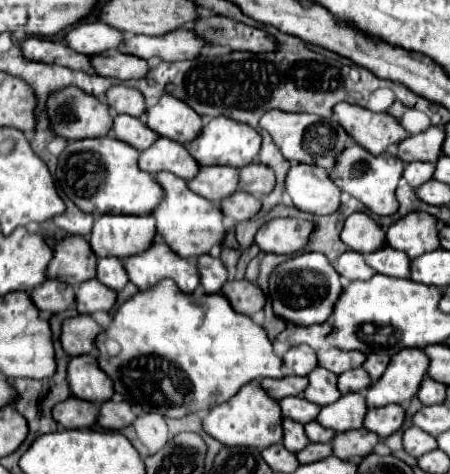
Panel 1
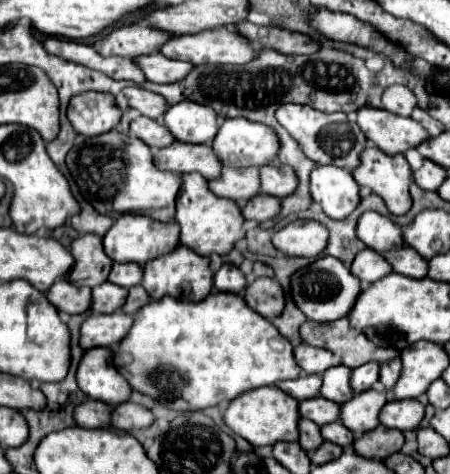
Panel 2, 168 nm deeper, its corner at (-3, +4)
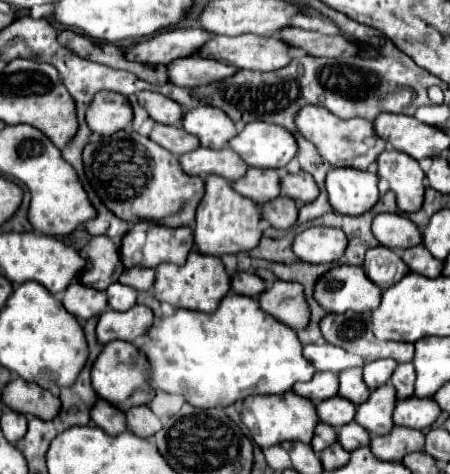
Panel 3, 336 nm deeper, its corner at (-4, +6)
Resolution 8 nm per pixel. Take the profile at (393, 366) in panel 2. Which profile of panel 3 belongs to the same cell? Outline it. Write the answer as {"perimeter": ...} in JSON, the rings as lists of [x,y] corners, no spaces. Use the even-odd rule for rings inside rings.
{"perimeter":[[[401,363],[397,365],[391,381],[389,381],[395,391],[397,391],[397,399],[403,397],[411,397],[413,395],[413,383],[415,383],[415,369],[411,363]]]}

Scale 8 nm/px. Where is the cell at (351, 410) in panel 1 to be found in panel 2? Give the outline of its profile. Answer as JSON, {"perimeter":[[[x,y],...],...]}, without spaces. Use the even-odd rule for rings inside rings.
{"perimeter":[[[364,391],[346,401],[340,409],[340,421],[354,433],[366,433],[378,427],[378,411],[386,403],[386,391]]]}

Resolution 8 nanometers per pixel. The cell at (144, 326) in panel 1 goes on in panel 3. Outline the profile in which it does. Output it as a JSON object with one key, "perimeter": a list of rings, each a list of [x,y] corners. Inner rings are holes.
{"perimeter":[[[237,293],[225,295],[213,313],[175,309],[173,315],[153,323],[145,333],[145,341],[139,345],[139,351],[149,361],[149,385],[155,391],[183,395],[193,407],[227,407],[255,393],[285,393],[293,383],[309,381],[315,369],[311,369],[309,361],[301,355],[301,349],[297,333],[291,327],[275,321],[275,317],[267,317],[267,313],[259,309],[255,297]]]}

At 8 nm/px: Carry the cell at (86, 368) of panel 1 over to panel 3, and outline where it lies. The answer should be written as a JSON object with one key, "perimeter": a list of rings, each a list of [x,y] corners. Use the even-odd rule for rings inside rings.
{"perimeter":[[[113,341],[103,347],[91,367],[91,385],[101,399],[123,411],[135,405],[145,405],[155,397],[155,391],[147,385],[147,361],[137,347],[127,341]]]}

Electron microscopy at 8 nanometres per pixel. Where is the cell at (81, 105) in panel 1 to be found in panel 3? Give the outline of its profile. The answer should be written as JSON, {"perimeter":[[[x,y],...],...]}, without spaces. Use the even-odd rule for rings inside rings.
{"perimeter":[[[99,91],[89,103],[85,119],[93,133],[107,135],[125,129],[133,119],[133,111],[127,97],[113,91]]]}

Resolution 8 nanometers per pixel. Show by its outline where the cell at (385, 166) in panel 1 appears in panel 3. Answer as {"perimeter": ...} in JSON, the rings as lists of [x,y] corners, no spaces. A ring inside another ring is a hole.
{"perimeter":[[[385,149],[377,159],[377,177],[389,183],[389,189],[397,195],[397,207],[401,213],[413,213],[423,203],[423,177],[419,163],[405,153]]]}

